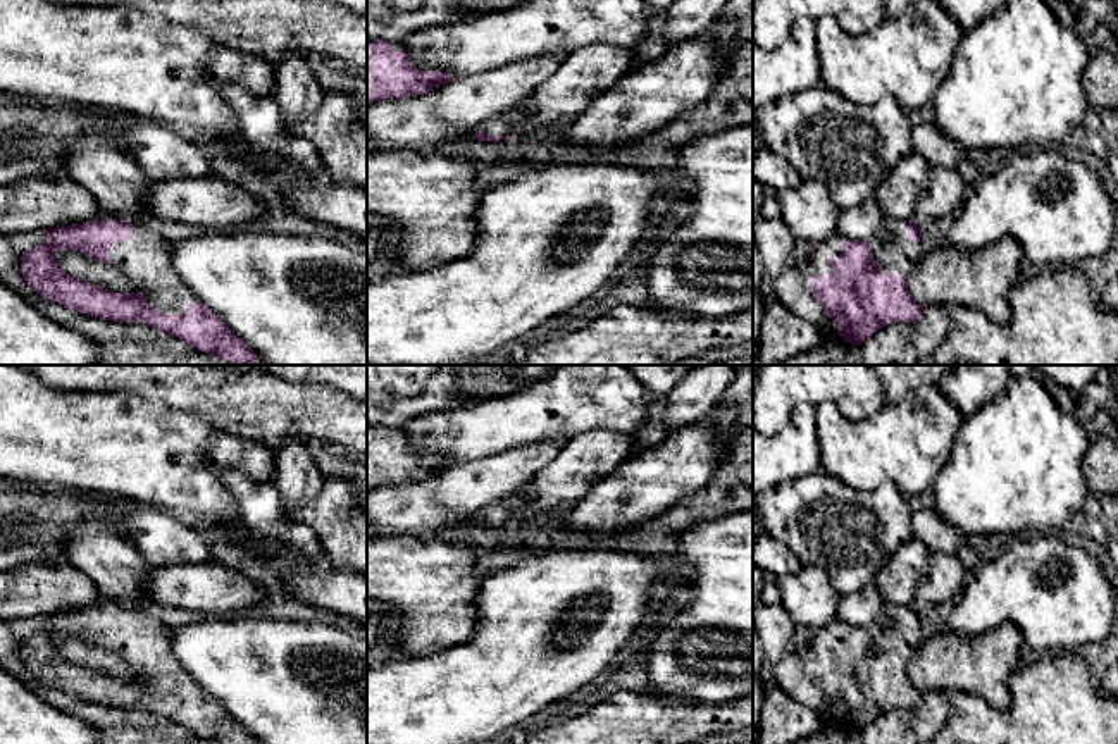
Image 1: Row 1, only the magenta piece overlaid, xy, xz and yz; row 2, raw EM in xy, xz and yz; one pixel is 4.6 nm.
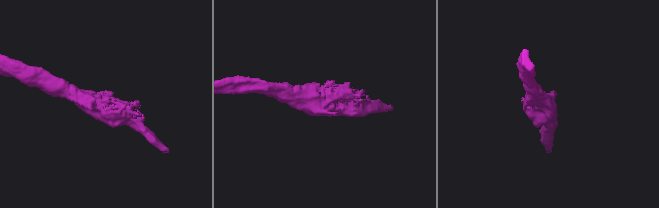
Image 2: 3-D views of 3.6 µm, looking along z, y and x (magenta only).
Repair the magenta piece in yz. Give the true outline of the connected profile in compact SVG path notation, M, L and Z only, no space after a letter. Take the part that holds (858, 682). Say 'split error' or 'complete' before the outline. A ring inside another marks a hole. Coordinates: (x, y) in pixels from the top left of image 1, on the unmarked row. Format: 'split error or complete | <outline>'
split error | M887 603L866 627L834 618L823 627L796 625L784 656L773 663L777 685L823 720L861 730L892 708L916 708L923 694L913 685L906 666L925 639L918 606Z

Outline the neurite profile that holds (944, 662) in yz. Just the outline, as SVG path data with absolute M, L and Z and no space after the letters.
M1011 623L966 641L946 627L925 634L906 672L913 685L927 694L963 692L982 698L997 711L1011 708L1009 680L1020 666L1023 637Z

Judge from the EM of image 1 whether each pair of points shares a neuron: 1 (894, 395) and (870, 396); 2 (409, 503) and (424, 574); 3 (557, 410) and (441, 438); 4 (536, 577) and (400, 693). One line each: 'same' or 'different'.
1: different
2: different
3: same
4: same

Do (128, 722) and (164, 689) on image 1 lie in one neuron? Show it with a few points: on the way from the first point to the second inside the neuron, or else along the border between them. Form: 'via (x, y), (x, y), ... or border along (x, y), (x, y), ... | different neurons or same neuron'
border along (102, 705), (142, 706), (180, 724) | different neurons

